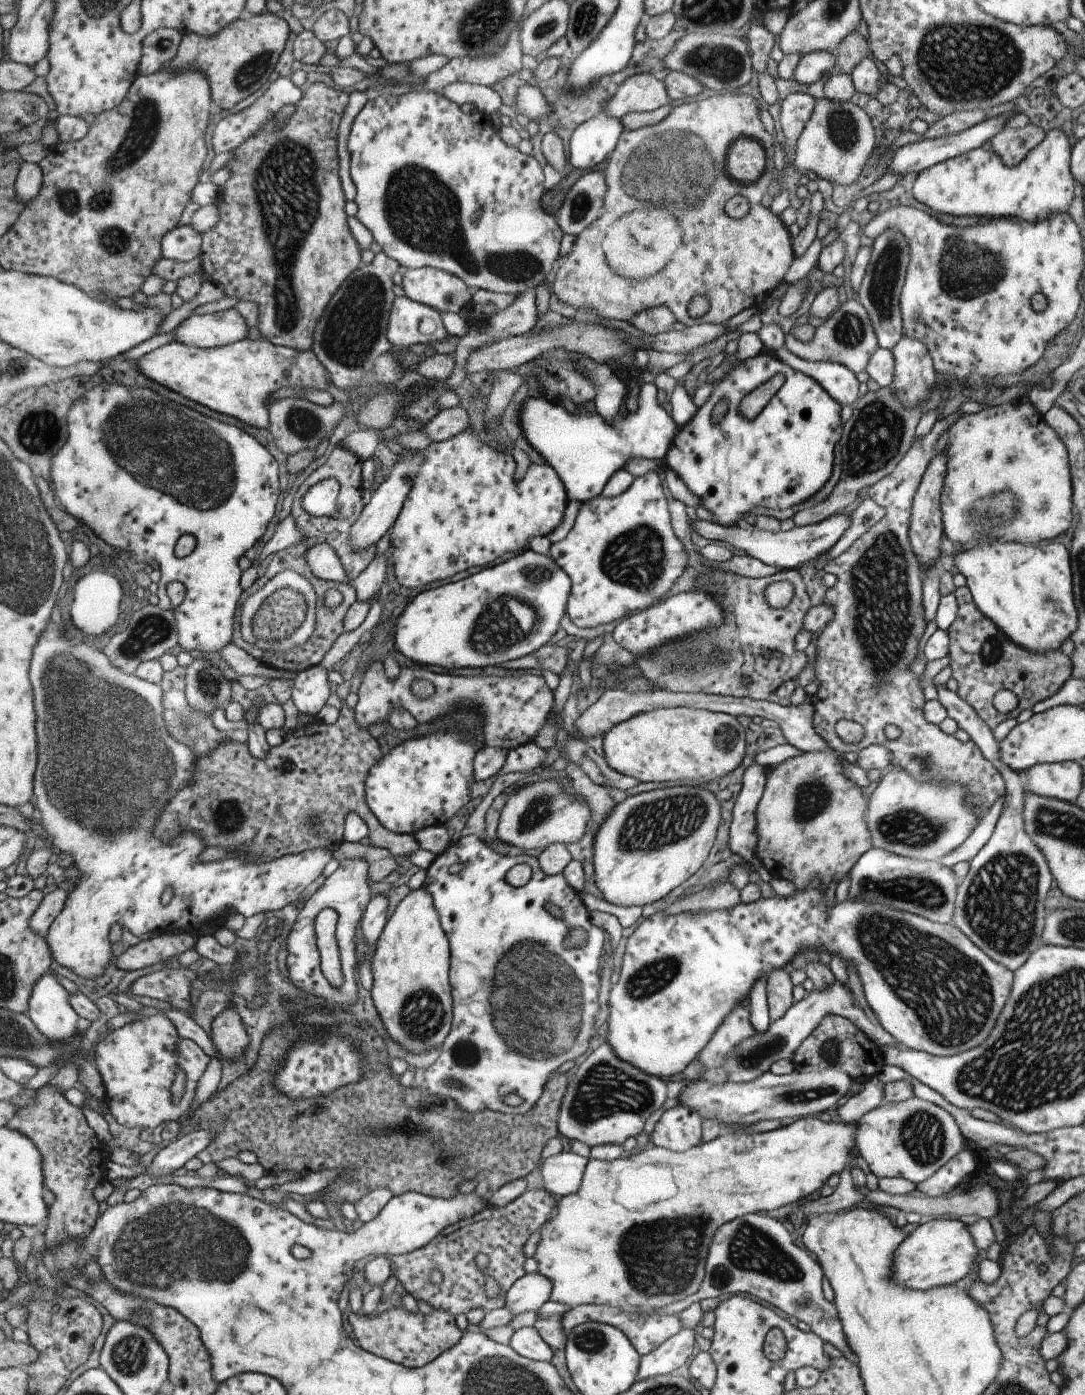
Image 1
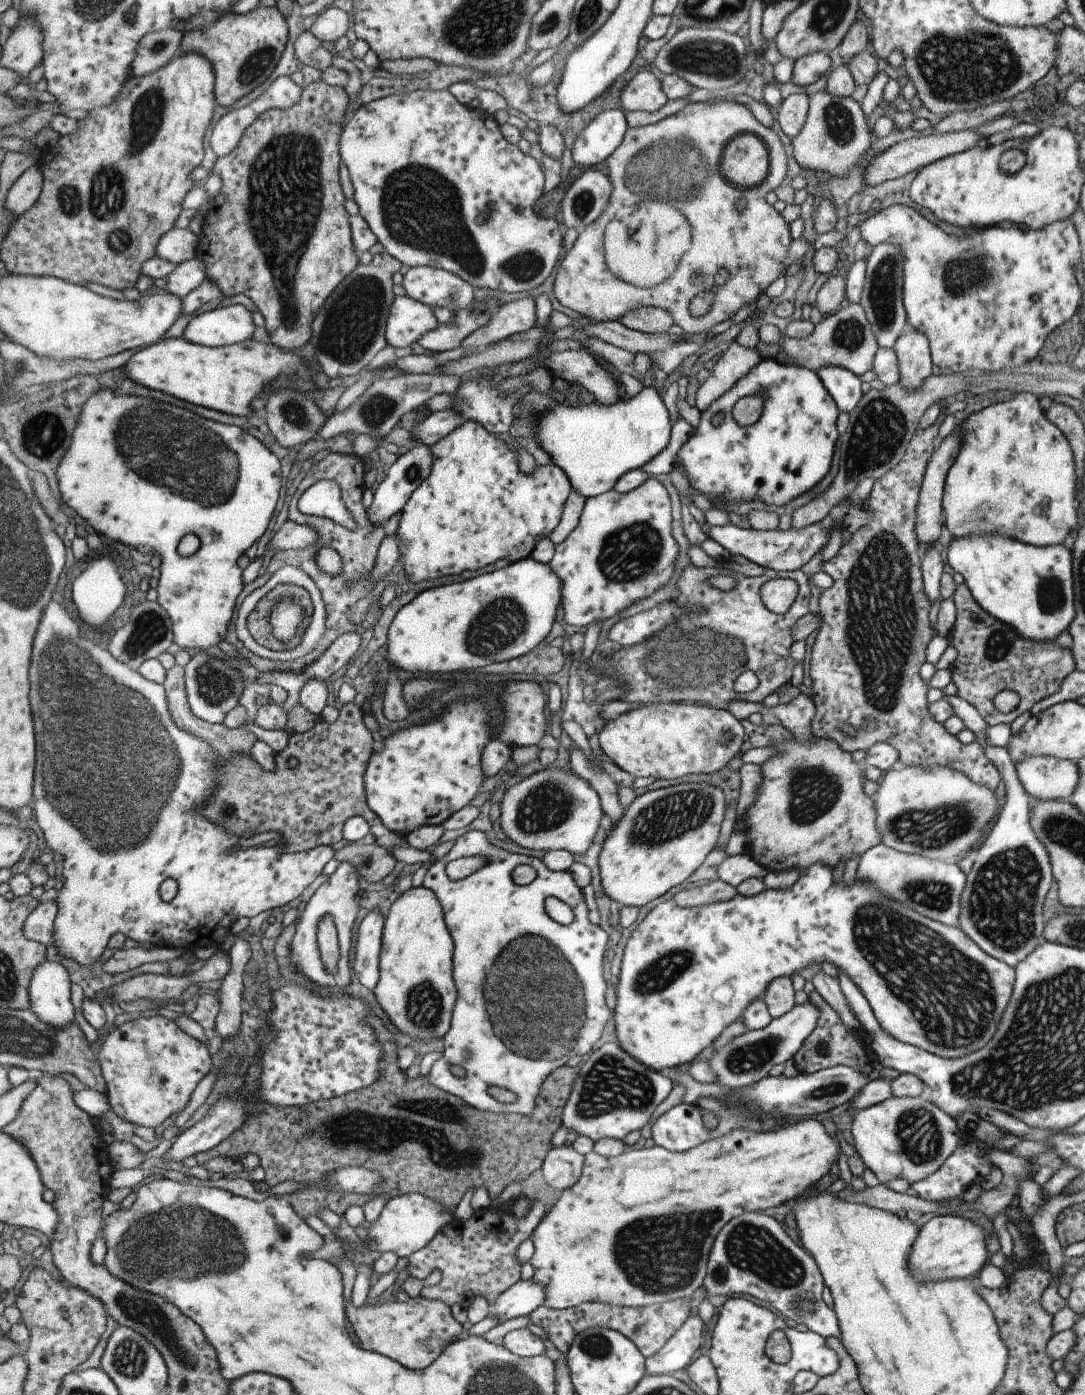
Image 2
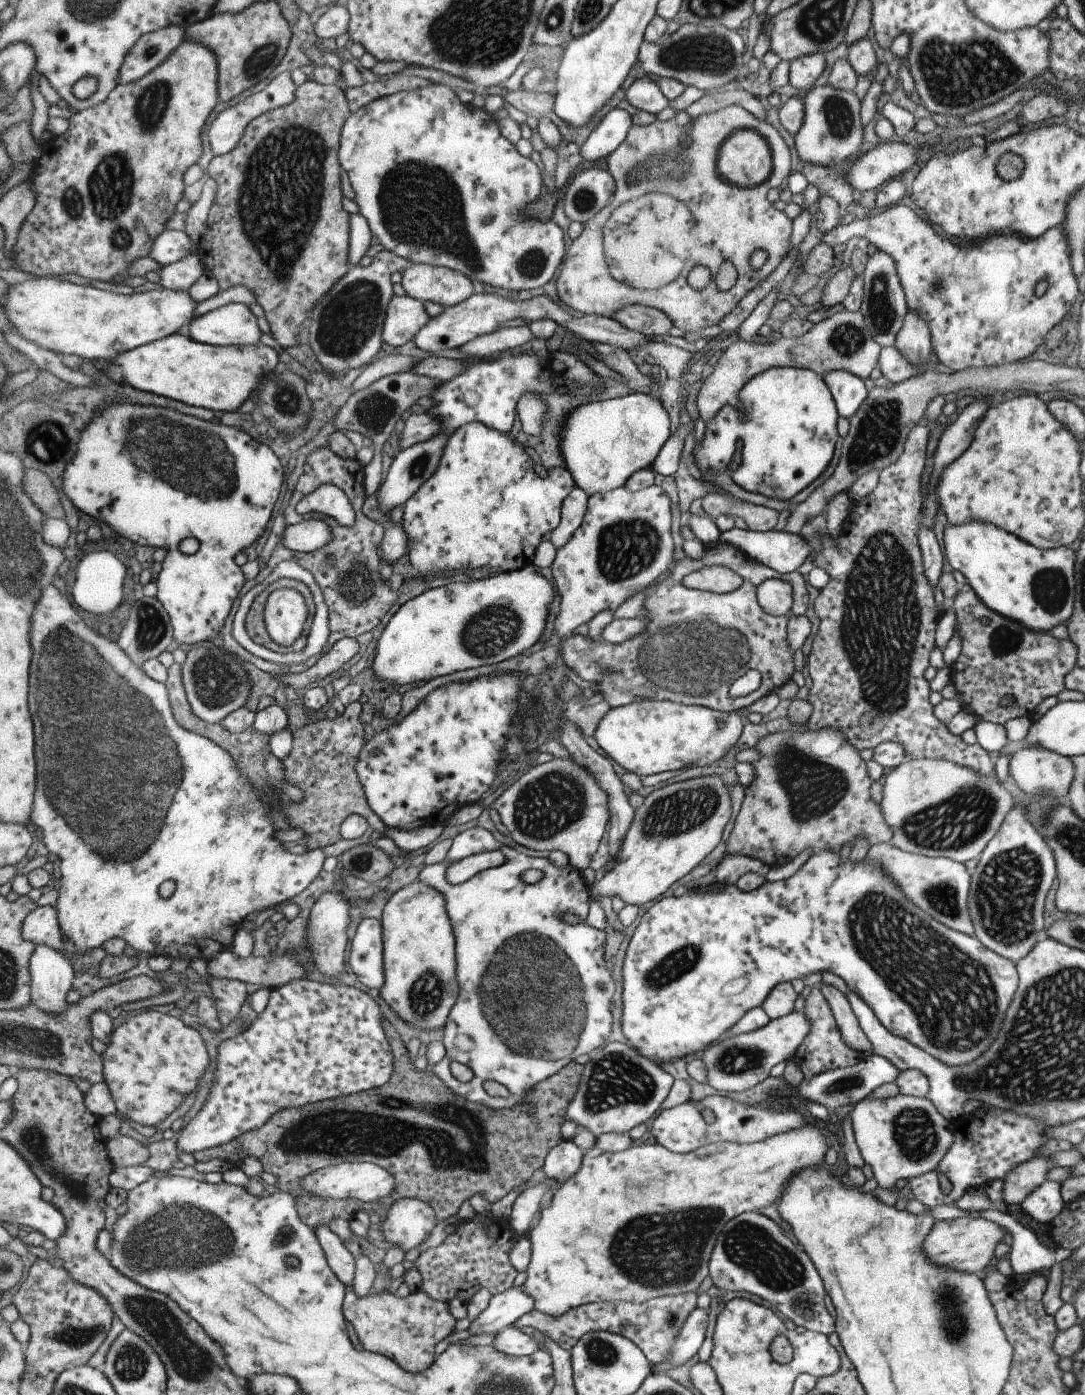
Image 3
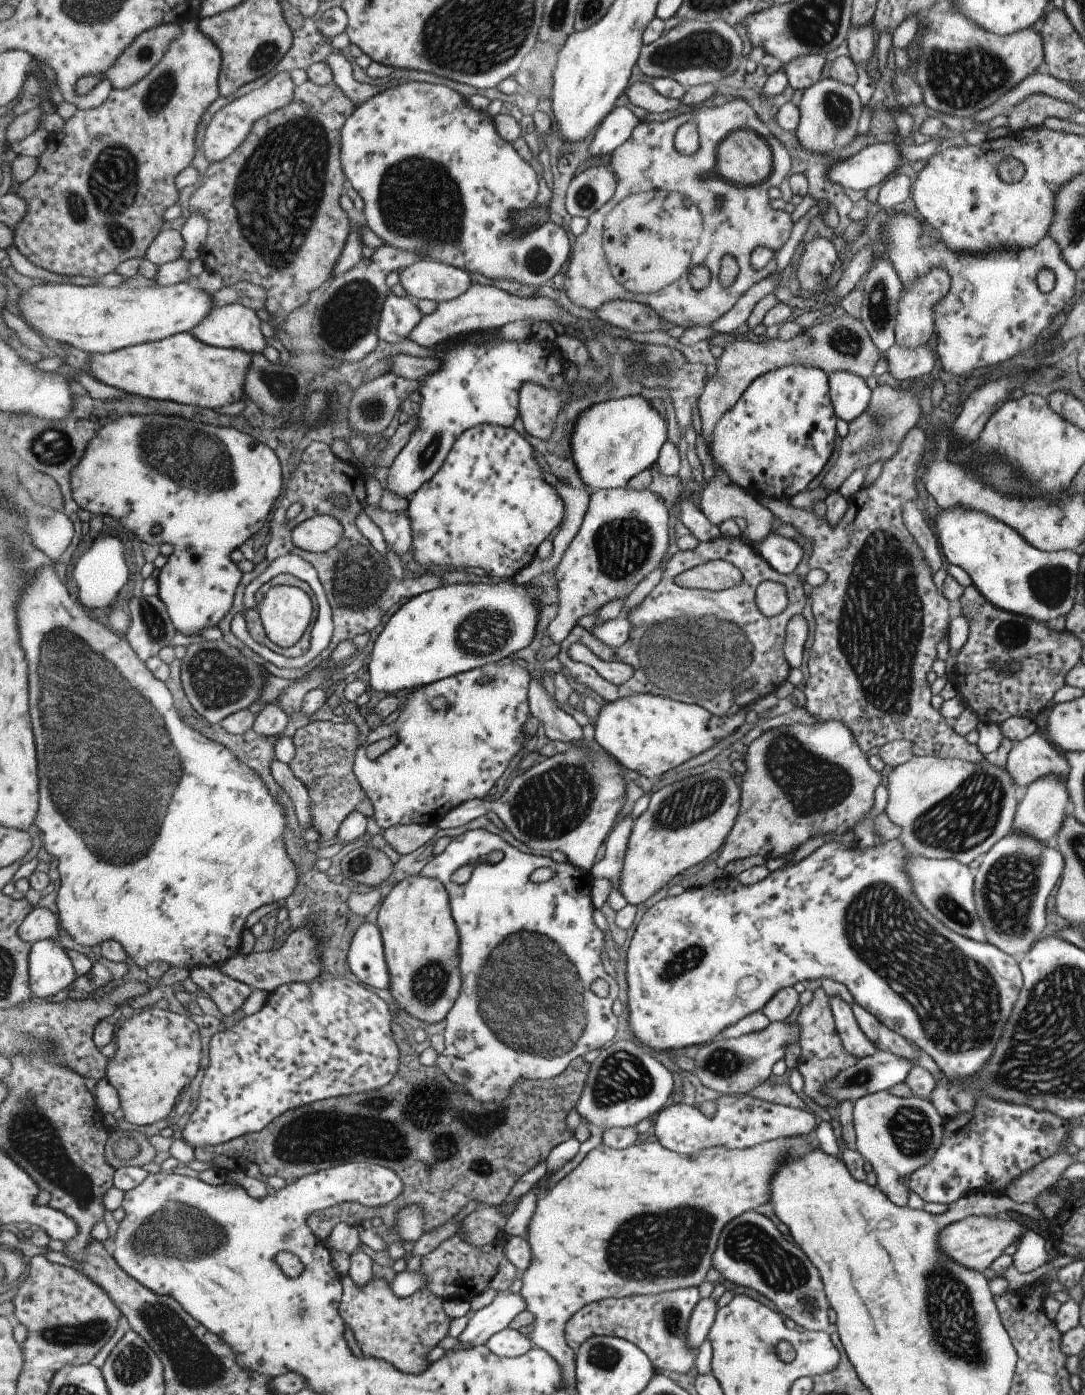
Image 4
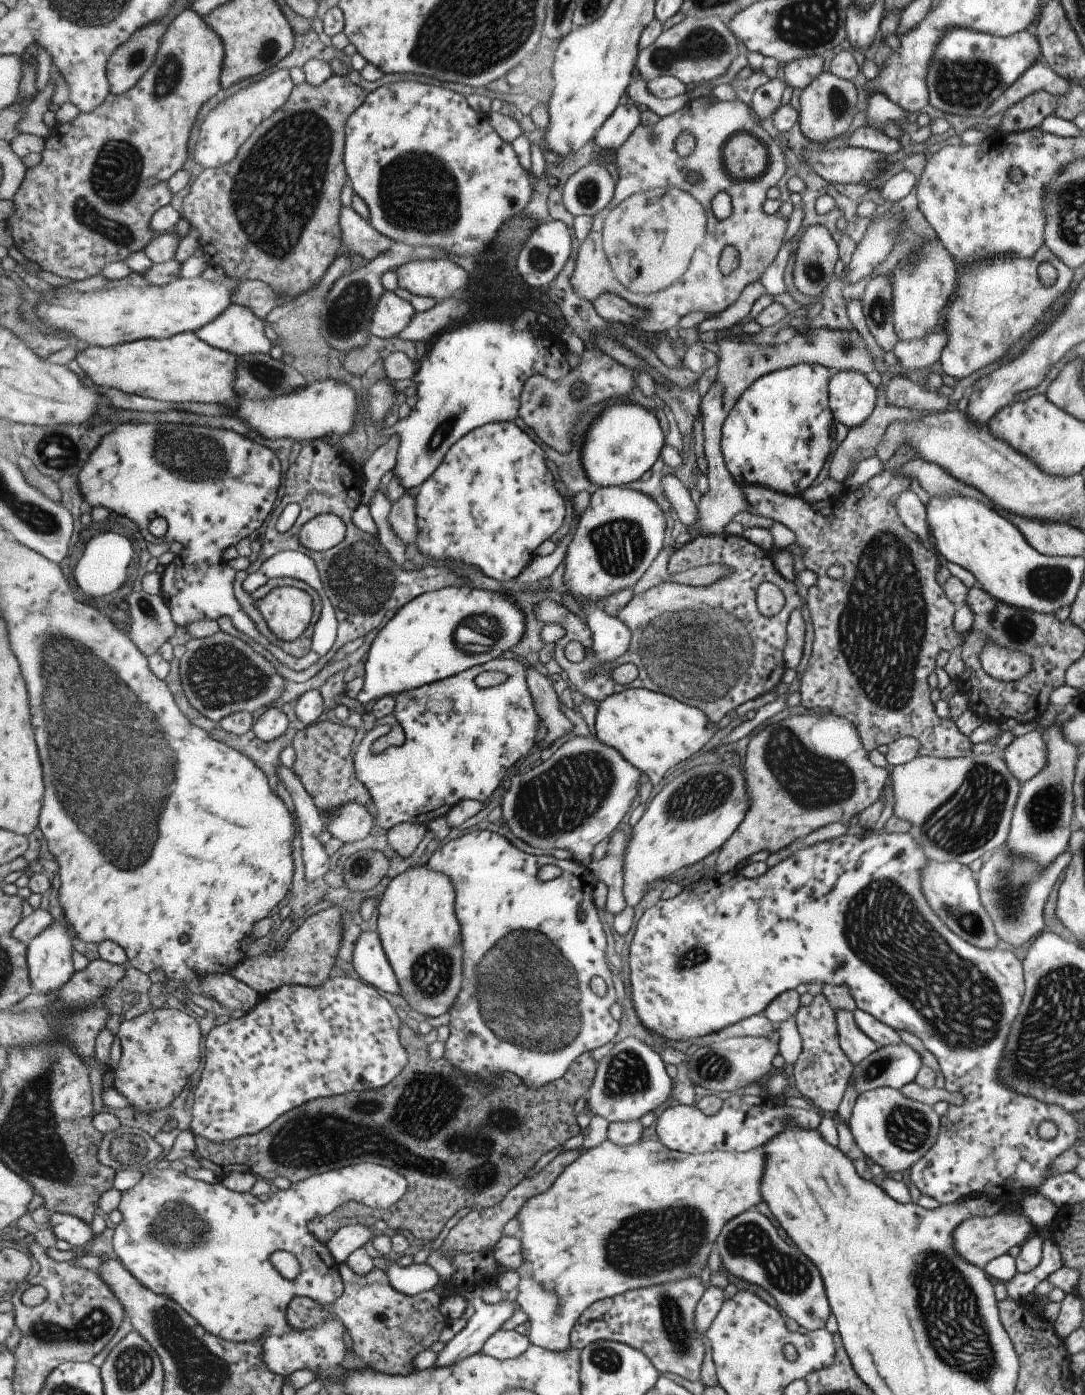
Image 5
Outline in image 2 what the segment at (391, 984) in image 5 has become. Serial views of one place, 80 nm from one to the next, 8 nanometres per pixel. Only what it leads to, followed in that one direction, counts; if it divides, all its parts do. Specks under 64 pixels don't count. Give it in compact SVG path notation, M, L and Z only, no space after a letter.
M379 910L369 911L358 927L356 968L357 978L369 990L374 990L380 979L380 956L386 918Z

